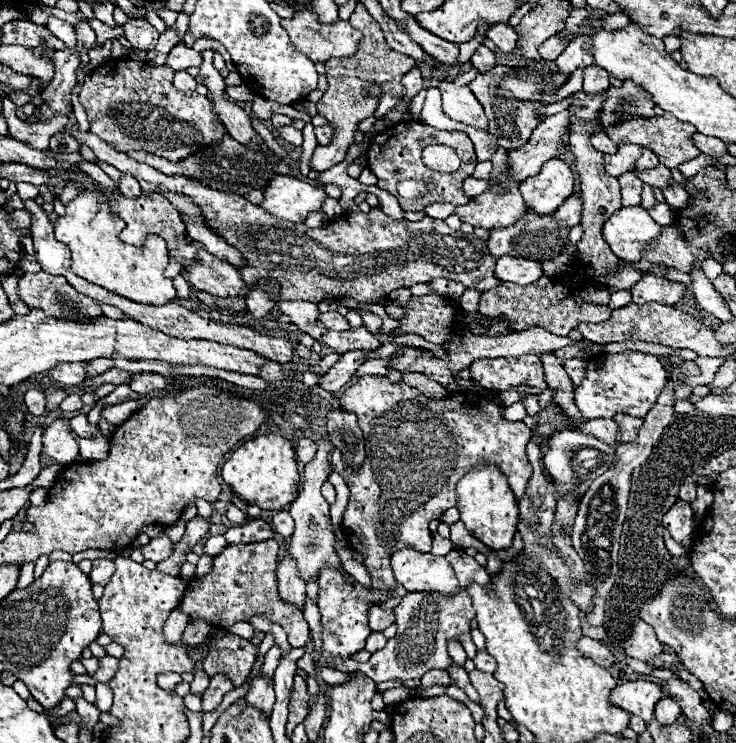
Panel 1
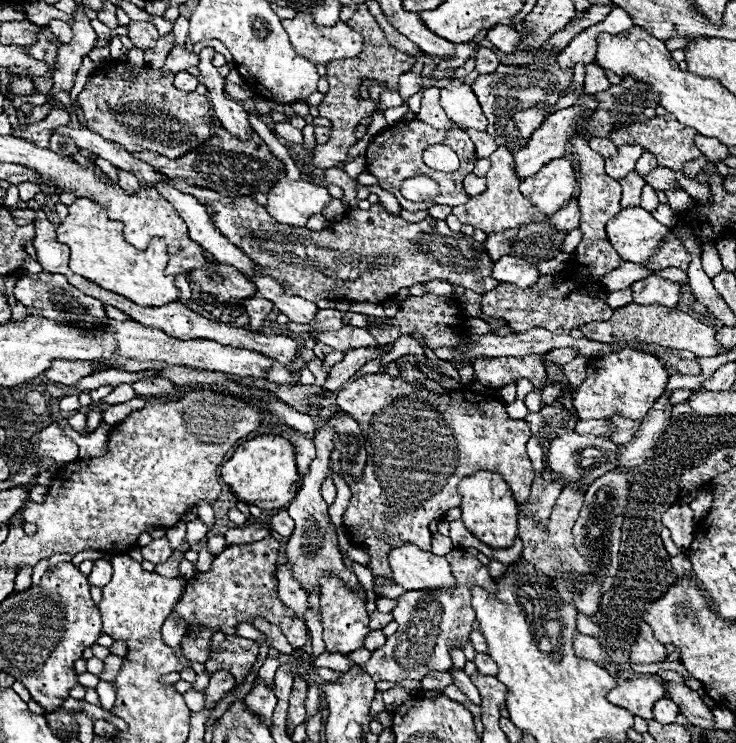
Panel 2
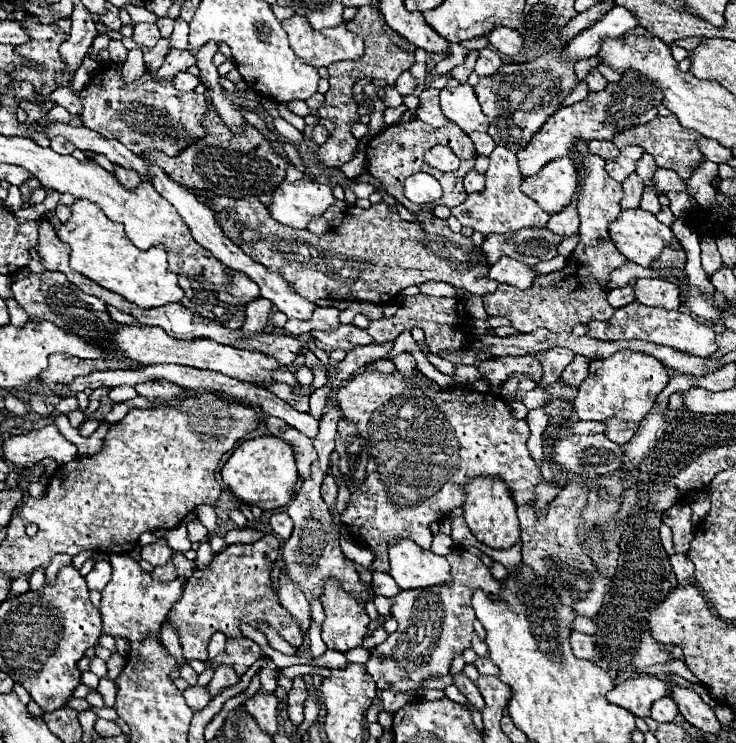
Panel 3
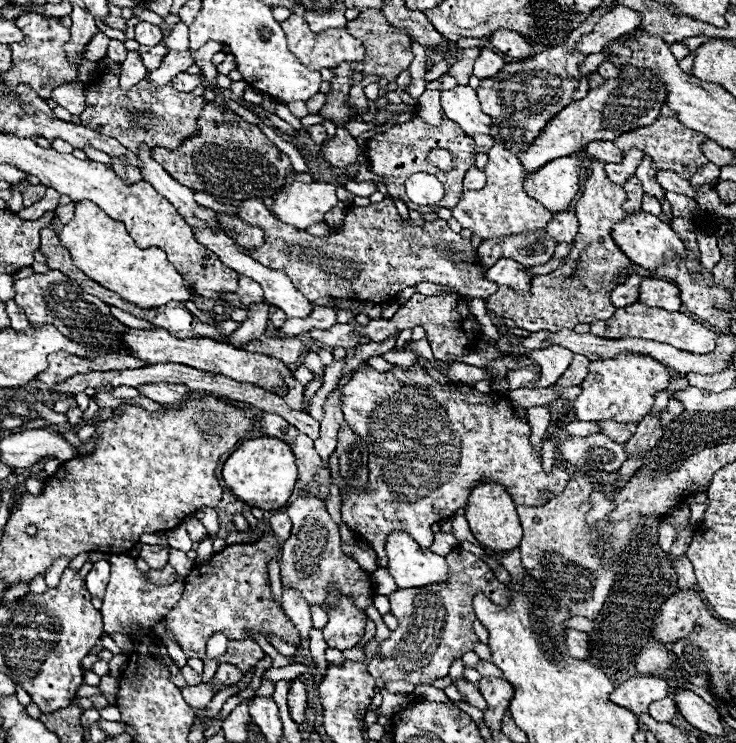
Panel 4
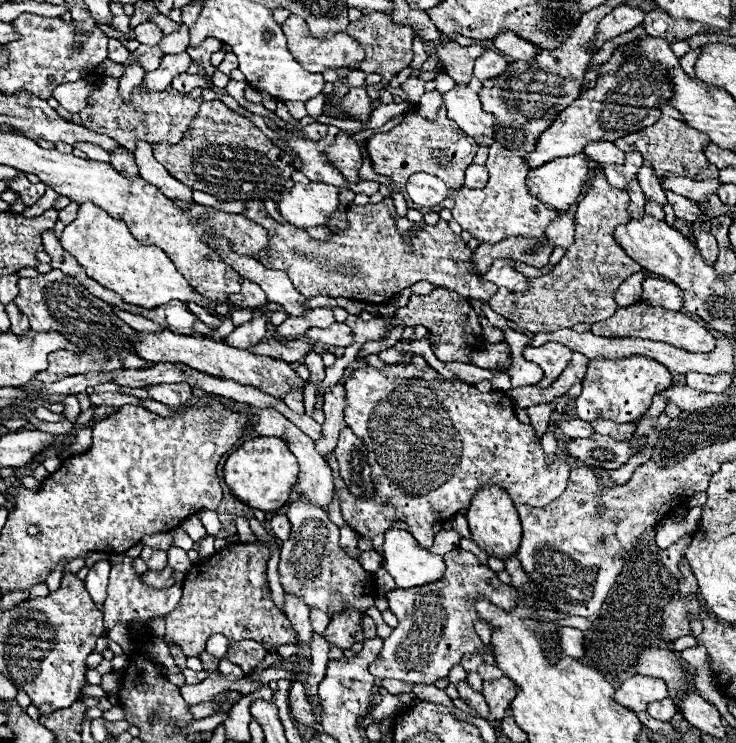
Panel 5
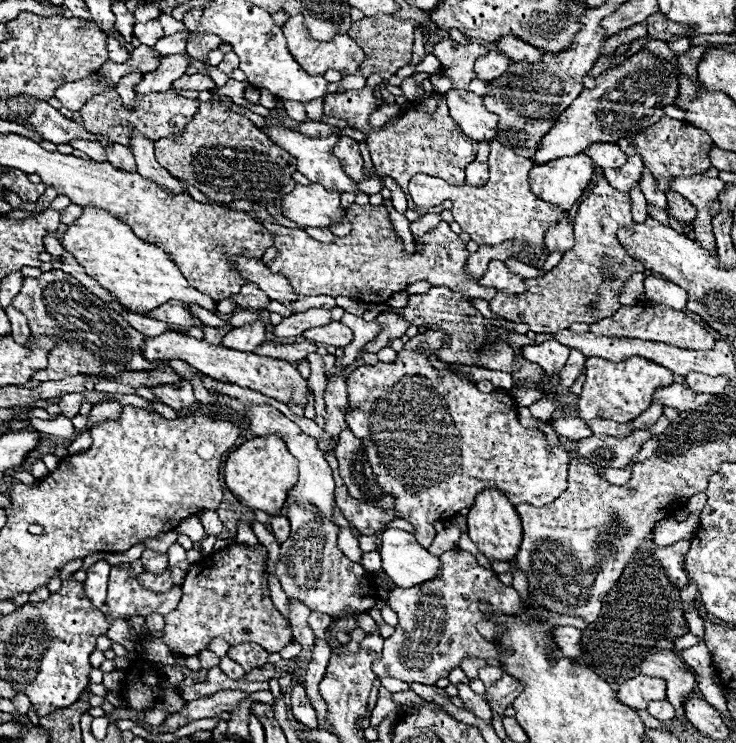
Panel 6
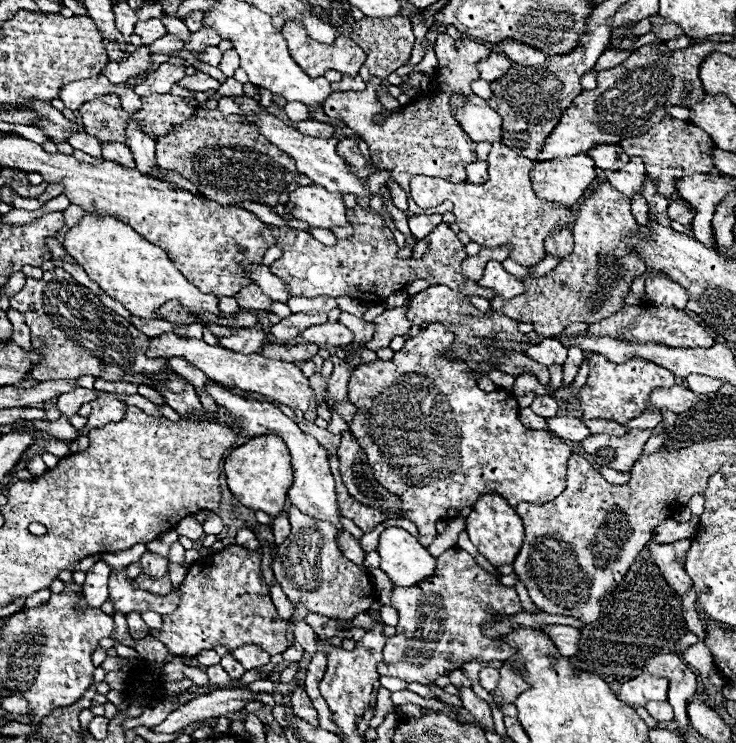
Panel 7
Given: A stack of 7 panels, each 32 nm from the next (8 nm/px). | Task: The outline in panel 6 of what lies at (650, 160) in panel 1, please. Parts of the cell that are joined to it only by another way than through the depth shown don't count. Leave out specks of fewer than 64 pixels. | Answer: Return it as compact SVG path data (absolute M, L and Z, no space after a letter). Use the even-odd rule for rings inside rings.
M648 168L642 170L640 188L642 188L642 194L646 196L648 204L654 204L658 208L666 208L666 196L664 196L664 192L660 192L660 188L656 184L656 178L648 172Z

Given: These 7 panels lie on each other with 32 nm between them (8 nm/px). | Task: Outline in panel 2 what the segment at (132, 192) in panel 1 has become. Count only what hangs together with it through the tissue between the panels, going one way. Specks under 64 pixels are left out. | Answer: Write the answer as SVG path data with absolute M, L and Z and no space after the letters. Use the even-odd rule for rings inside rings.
M118 170L118 174L120 174L120 180L118 180L120 188L122 188L124 192L132 192L132 194L136 194L136 192L138 192L138 188L140 188L138 178L136 178L136 176L132 176L130 172L122 172L122 170Z

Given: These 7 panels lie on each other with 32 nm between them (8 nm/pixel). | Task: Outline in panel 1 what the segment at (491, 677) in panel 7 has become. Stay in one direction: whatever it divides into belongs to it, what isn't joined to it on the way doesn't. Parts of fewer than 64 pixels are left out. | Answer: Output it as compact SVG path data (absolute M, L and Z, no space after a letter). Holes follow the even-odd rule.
M478 650L472 660L474 660L476 668L482 670L482 672L490 672L490 674L496 672L496 662L494 662L494 658L486 650Z

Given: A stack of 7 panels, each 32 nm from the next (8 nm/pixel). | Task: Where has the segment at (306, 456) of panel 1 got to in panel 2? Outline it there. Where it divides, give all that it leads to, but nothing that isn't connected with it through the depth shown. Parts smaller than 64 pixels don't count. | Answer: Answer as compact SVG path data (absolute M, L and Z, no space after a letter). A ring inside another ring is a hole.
M285 428L280 433L281 436L287 438L294 446L296 462L298 462L298 470L300 474L306 474L308 470L308 464L316 458L316 448L314 448L314 442L310 438L300 434L296 434L295 431Z

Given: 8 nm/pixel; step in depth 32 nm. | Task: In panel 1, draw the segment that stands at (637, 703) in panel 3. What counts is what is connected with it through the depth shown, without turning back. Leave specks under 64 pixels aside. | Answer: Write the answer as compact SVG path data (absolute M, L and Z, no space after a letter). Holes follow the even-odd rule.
M636 680L636 682L626 682L626 684L616 686L610 694L610 704L642 718L644 722L650 722L654 720L652 708L662 696L664 692L656 682Z

